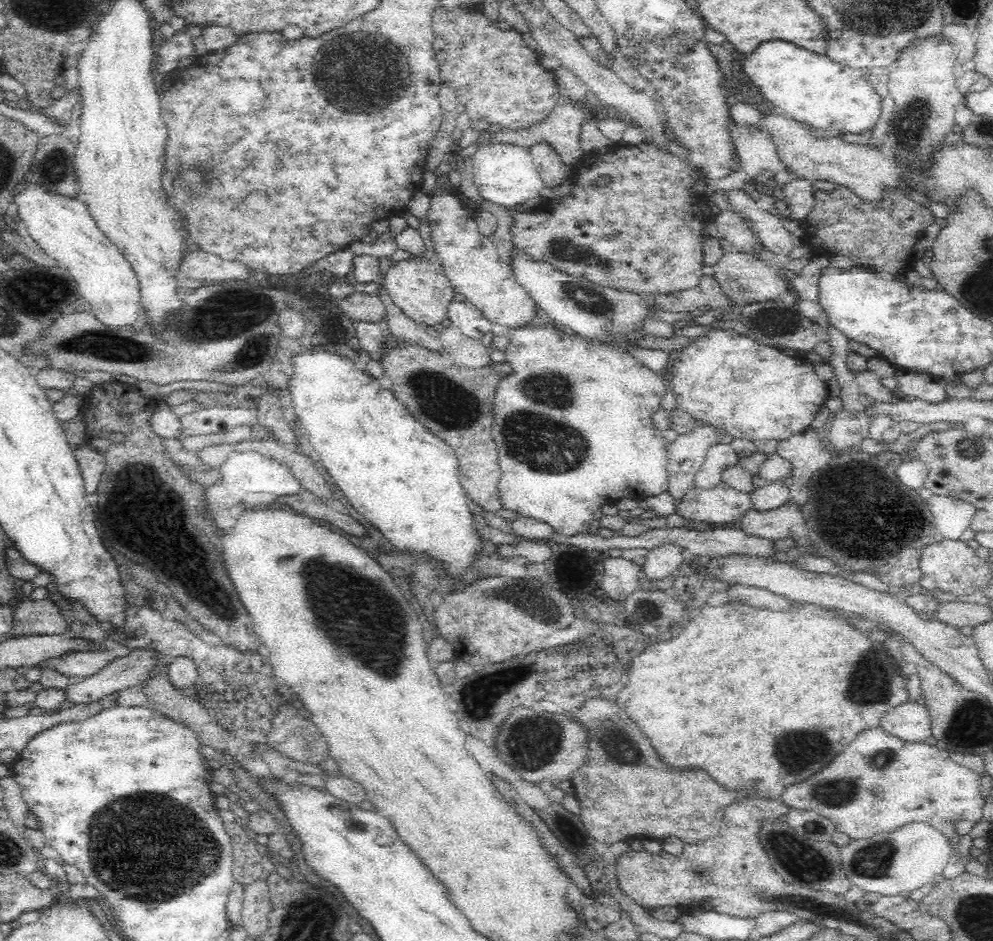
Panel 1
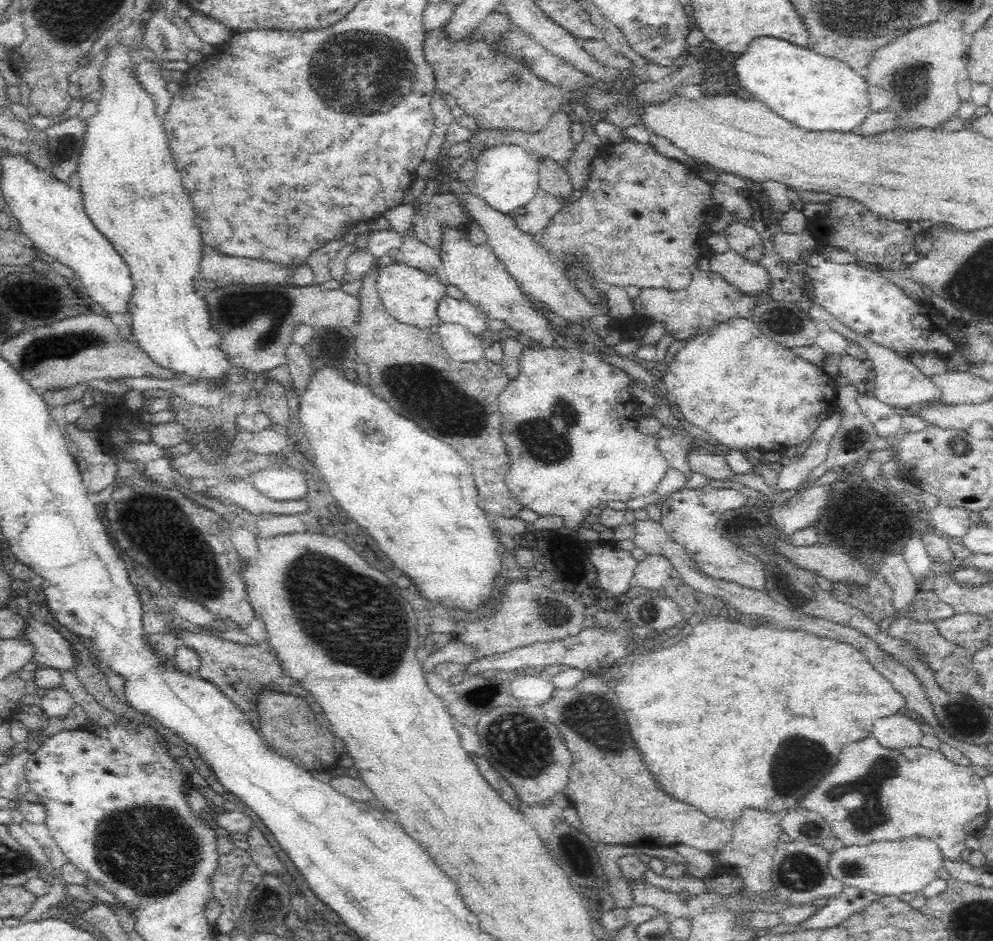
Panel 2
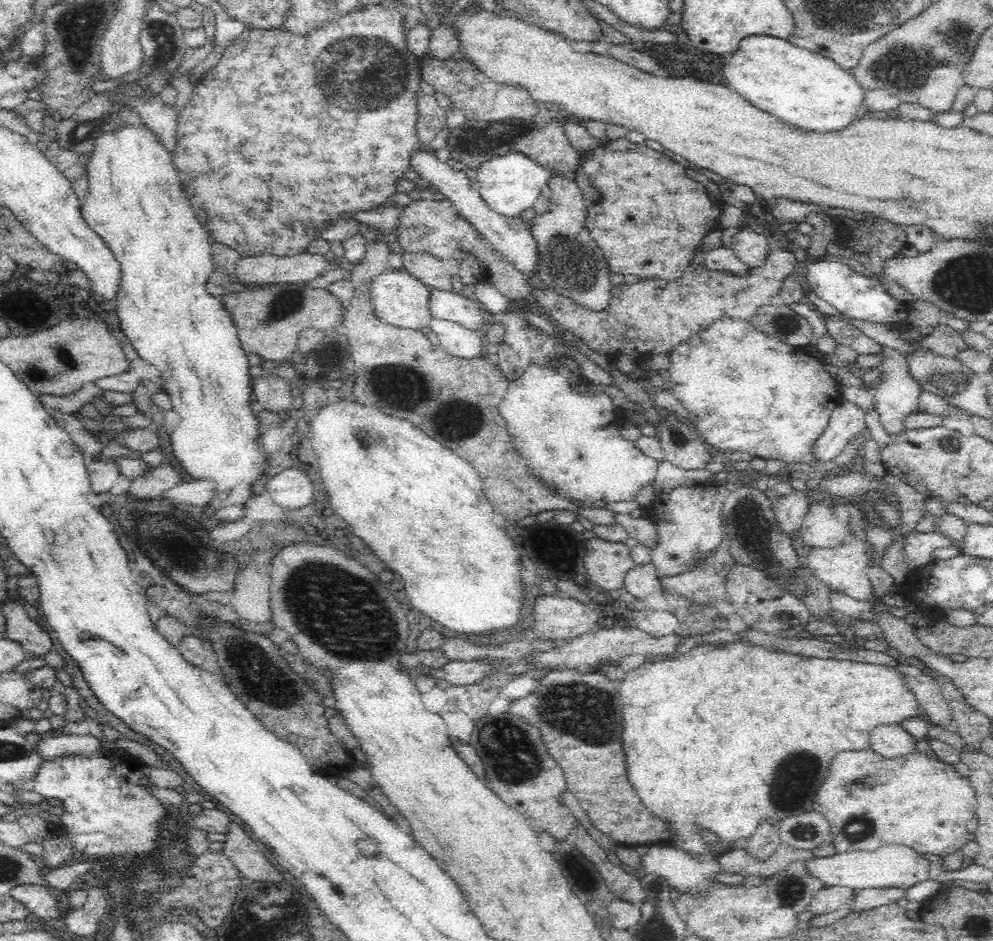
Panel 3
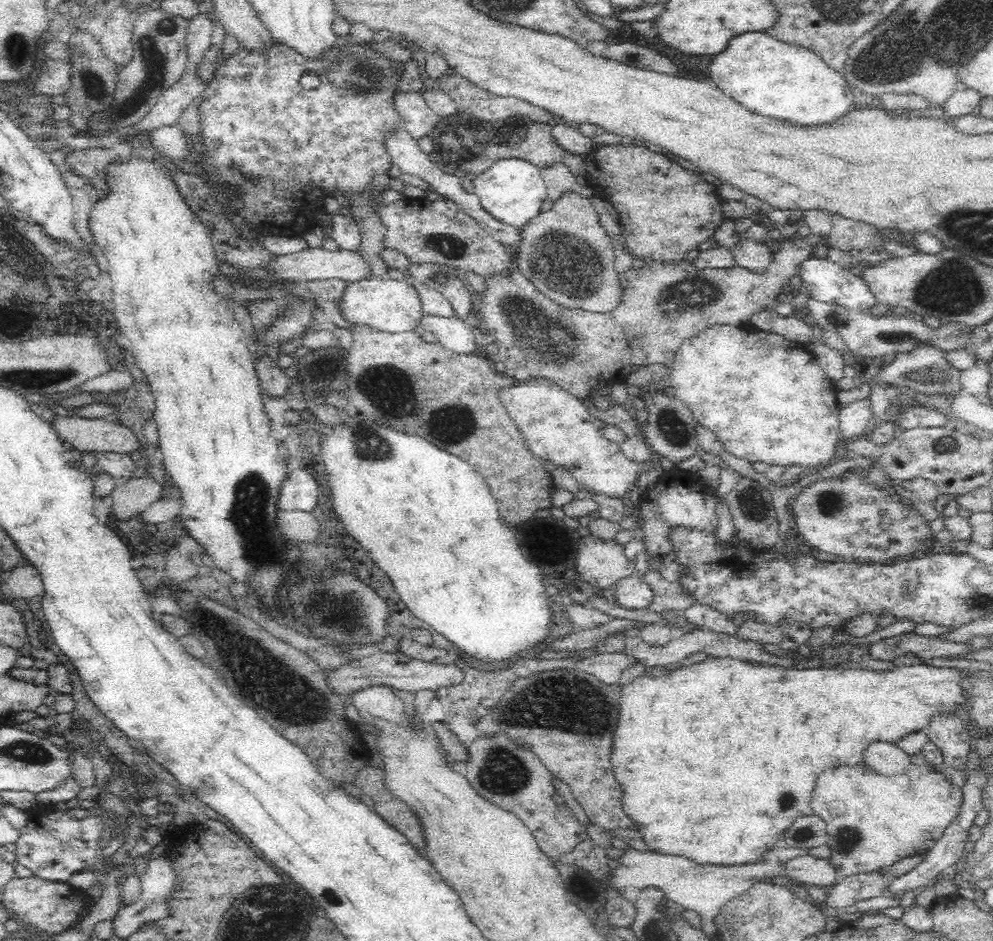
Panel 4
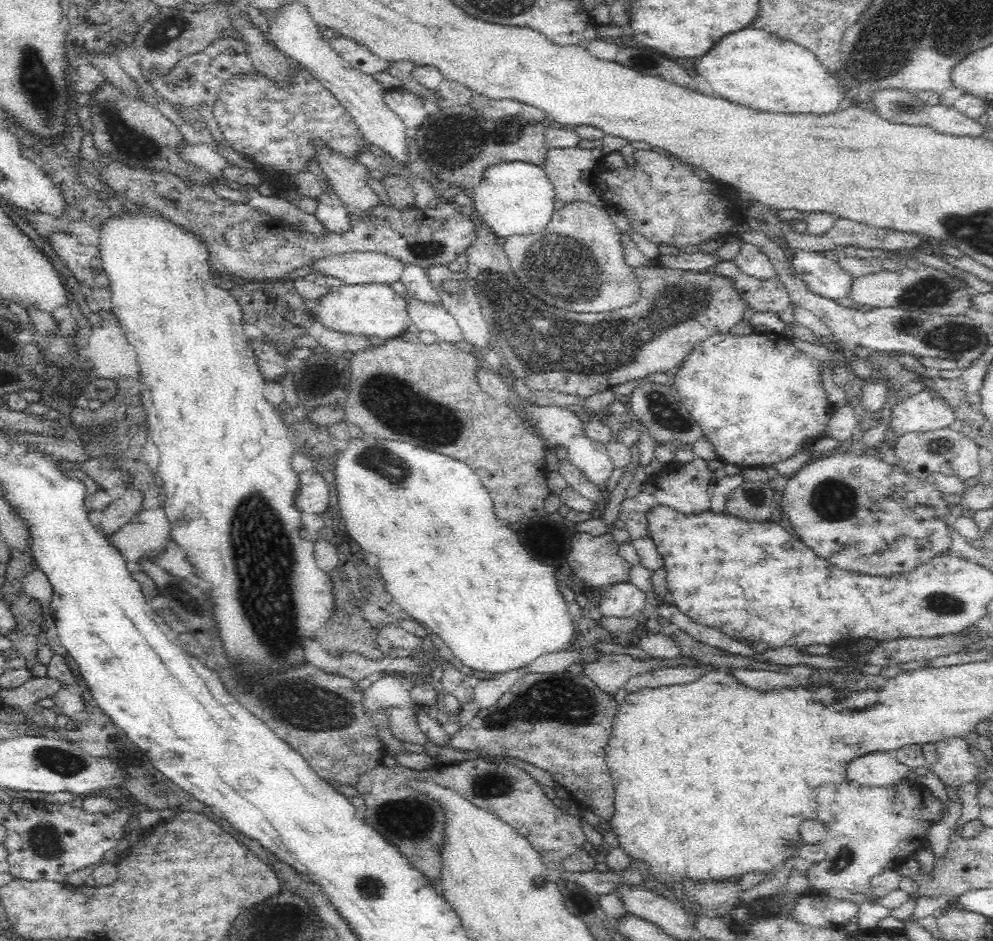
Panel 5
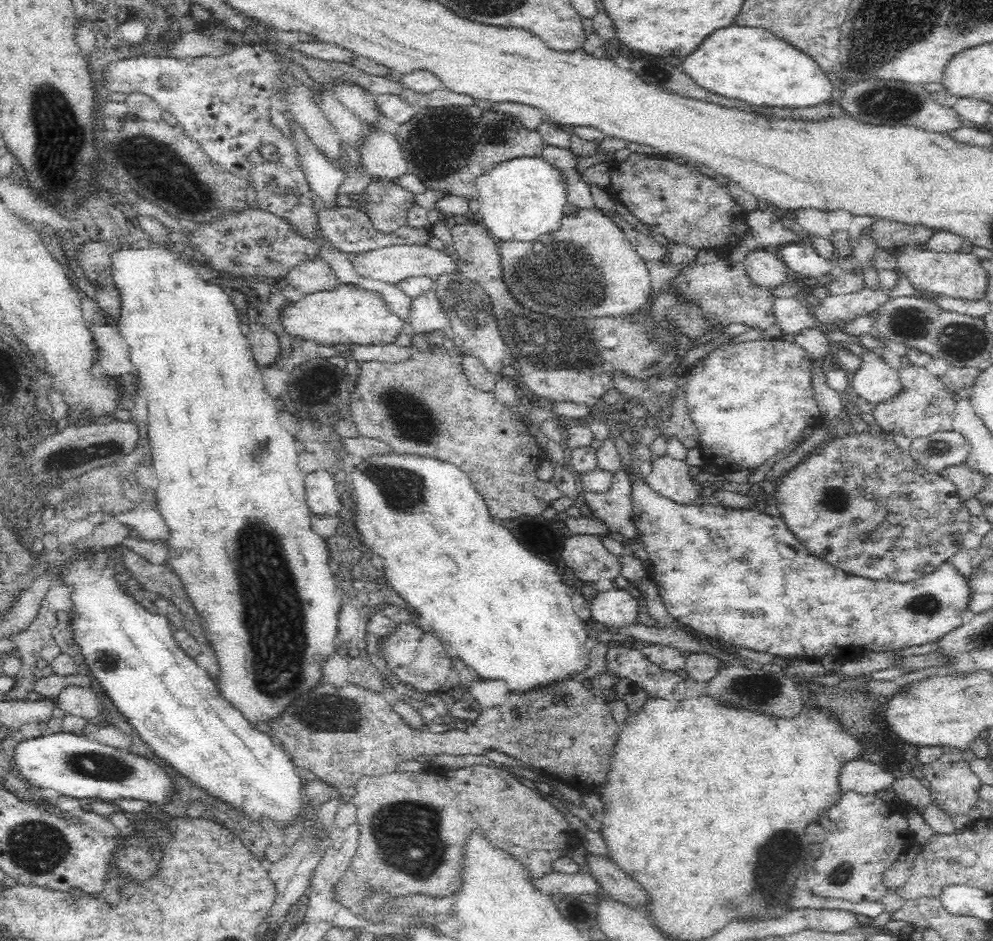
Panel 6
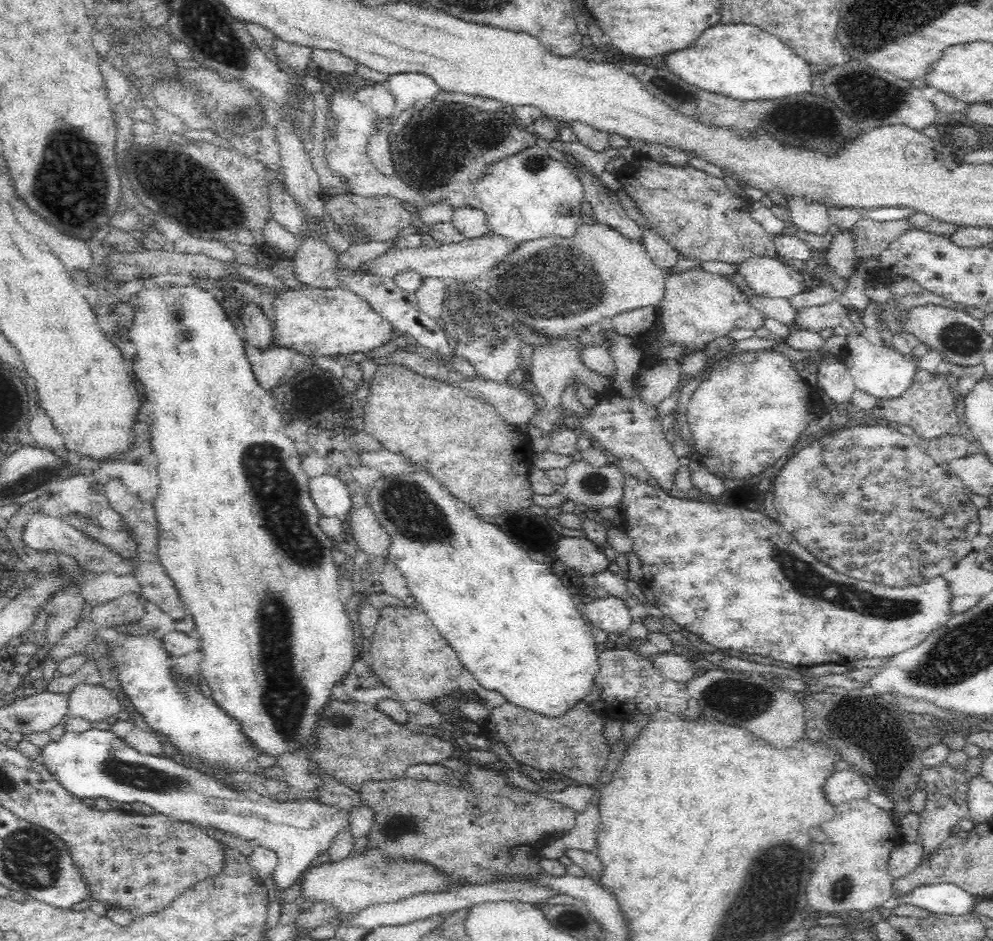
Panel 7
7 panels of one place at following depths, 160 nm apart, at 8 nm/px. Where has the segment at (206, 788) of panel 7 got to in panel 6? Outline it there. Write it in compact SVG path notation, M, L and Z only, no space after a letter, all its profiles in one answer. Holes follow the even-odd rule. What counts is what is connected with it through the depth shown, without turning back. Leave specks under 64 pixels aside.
M64 731L18 743L9 756L9 770L31 788L52 788L73 799L102 798L106 802L136 798L154 806L166 804L172 796L170 775L152 760Z

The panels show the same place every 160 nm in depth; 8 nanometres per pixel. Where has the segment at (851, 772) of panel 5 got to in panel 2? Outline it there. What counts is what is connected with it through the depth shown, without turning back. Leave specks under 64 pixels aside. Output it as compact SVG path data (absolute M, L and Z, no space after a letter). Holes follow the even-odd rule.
M900 712L876 720L874 736L888 748L915 747L922 740L921 720L913 720L910 714Z

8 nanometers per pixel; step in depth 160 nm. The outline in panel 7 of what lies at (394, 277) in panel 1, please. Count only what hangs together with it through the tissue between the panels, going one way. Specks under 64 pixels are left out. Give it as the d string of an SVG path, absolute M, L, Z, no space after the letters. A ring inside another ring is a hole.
M344 288L290 289L276 295L268 312L273 323L273 344L294 348L306 357L368 353L395 338L394 325L390 321L374 311L358 293Z

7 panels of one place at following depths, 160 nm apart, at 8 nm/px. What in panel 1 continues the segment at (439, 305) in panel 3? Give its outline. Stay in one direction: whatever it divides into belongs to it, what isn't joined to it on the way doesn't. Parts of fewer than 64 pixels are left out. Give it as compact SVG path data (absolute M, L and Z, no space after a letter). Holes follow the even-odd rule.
M467 300L452 301L447 310L447 318L456 325L466 336L480 340L496 327L490 322L477 306L470 304Z

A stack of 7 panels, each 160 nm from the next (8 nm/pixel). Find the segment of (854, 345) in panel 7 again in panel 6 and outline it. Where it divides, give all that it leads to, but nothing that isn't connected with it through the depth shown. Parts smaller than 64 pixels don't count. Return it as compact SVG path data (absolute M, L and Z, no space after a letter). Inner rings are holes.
M864 348L860 356L862 363L854 373L852 388L862 400L873 406L886 402L901 389L898 371L884 361L882 356L868 349Z

